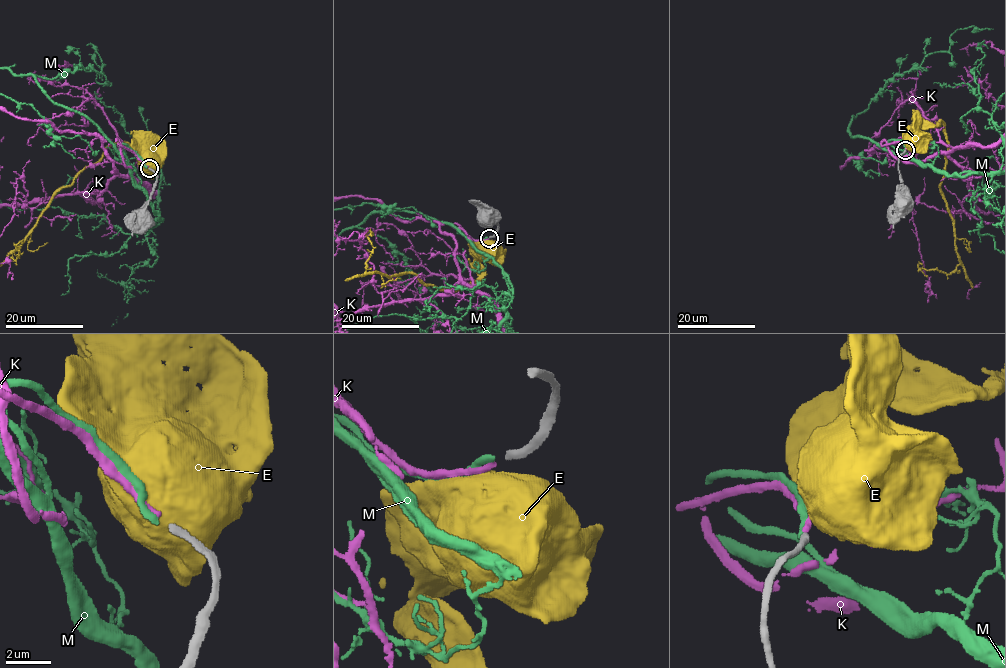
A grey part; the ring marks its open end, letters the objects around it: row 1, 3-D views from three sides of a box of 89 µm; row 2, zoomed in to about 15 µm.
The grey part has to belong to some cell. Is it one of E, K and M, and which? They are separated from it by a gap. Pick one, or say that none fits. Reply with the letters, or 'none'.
M

